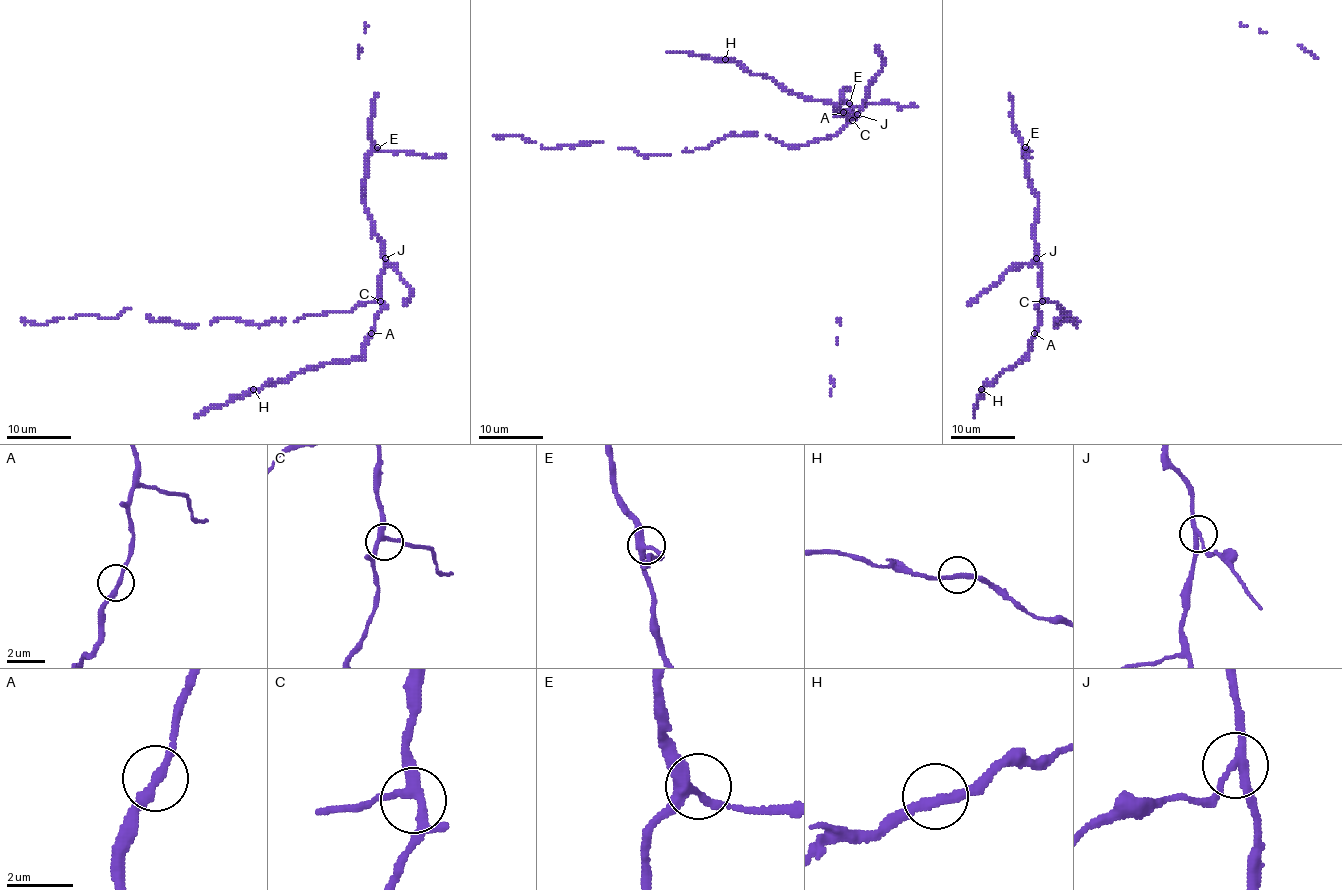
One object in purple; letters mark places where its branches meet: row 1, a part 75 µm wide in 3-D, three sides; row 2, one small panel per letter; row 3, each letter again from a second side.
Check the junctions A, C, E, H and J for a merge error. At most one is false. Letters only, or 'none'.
J

